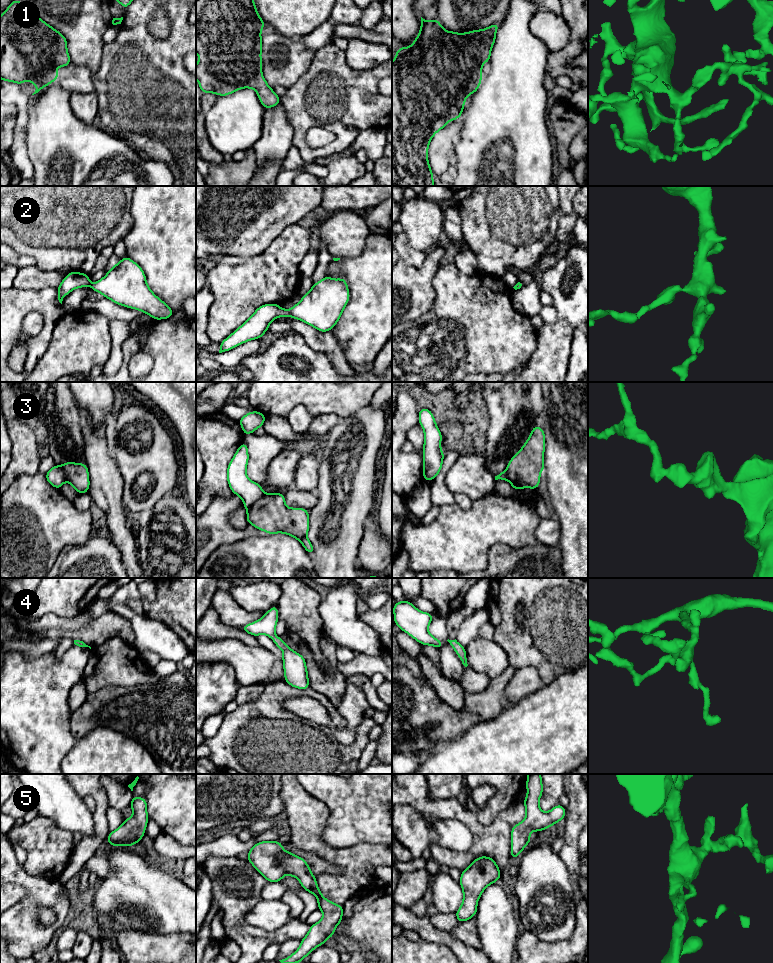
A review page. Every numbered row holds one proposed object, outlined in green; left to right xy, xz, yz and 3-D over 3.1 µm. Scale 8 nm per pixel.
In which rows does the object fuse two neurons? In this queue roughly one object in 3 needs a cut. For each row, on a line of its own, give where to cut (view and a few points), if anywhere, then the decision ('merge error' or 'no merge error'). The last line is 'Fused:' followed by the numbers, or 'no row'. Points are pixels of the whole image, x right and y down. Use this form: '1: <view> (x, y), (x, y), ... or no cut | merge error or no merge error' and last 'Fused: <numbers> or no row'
1: no cut | no merge error
2: no cut | no merge error
3: xz (265, 494), (257, 499), (247, 510) | merge error
4: no cut | no merge error
5: no cut | no merge error
Fused: 3

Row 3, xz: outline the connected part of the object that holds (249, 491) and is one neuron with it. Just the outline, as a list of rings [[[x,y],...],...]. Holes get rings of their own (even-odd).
[[[242,442],[227,468],[229,487],[234,494],[242,499],[247,510],[255,501],[265,495],[261,485],[247,477],[248,460],[248,447],[246,443]]]

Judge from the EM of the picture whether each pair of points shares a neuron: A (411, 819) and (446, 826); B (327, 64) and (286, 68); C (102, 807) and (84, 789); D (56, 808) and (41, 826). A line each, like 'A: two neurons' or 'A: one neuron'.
A: one neuron
B: two neurons
C: one neuron
D: two neurons

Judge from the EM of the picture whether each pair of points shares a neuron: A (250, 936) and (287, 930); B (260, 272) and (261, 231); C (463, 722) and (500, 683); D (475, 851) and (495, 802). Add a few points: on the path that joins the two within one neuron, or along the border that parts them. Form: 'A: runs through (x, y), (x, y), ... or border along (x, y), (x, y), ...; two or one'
A: runs through (259, 937), (278, 936); one
B: border along (277, 237), (260, 253), (247, 257), (237, 257); two
C: runs through (473, 712), (492, 693); one
D: border along (468, 809), (482, 824), (489, 824), (505, 810); two

